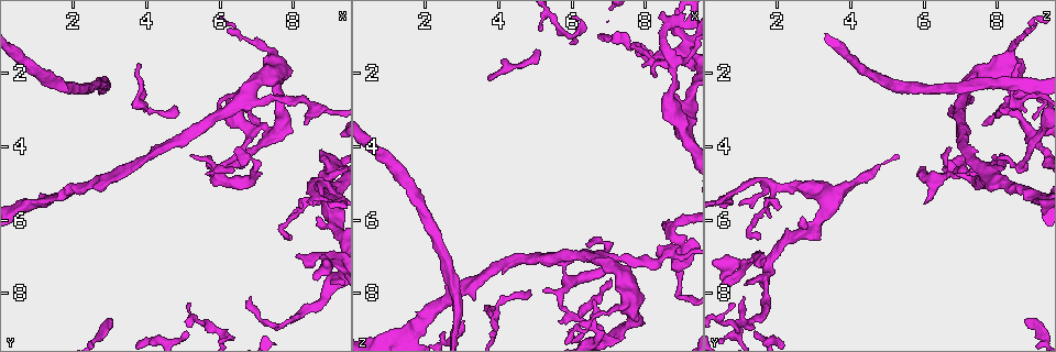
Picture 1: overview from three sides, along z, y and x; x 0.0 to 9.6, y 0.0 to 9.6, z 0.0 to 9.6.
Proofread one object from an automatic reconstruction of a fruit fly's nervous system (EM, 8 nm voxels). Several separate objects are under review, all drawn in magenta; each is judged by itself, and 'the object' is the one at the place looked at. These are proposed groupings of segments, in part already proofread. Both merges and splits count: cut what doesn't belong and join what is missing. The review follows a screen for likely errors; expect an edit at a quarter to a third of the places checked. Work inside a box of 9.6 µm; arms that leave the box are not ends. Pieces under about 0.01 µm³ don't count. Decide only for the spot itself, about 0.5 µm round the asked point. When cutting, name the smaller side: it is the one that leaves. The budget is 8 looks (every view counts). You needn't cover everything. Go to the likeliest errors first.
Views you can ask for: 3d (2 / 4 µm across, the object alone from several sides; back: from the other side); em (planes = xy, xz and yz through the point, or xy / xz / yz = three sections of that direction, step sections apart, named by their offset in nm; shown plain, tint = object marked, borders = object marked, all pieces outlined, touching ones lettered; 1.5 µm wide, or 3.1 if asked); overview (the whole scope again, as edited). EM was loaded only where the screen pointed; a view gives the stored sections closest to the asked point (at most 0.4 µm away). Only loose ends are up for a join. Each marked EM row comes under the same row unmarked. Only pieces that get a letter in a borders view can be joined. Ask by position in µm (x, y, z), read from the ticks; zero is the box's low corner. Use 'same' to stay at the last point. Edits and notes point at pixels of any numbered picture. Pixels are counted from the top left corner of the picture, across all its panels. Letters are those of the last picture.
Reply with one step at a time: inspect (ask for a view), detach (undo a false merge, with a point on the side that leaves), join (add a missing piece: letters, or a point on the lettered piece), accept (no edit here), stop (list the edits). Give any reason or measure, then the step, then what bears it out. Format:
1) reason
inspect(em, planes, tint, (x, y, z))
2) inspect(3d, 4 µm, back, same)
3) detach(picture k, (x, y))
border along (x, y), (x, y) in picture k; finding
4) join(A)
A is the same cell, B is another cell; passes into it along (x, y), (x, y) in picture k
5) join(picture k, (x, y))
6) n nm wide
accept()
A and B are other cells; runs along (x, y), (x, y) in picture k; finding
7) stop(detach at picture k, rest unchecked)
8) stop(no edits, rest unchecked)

tapers out
inspect(em, planes, tint, (6.85, 8.05, 1.05))

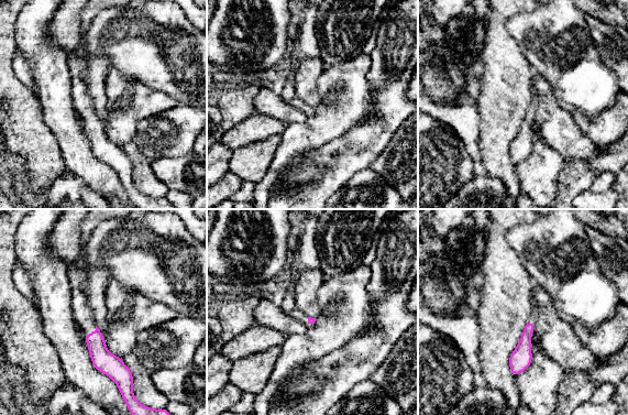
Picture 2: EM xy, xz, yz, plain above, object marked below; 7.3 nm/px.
what lies round it
inspect(em, planes, borders, same)

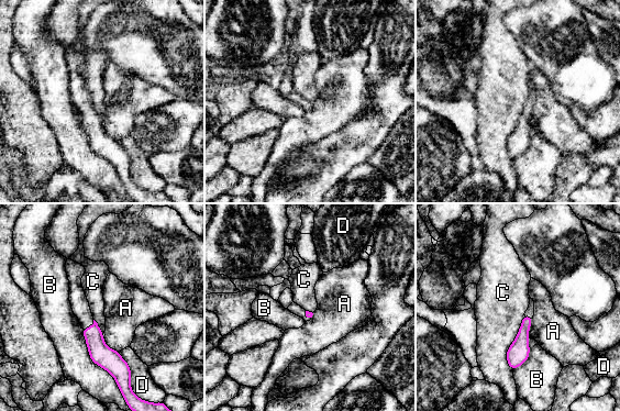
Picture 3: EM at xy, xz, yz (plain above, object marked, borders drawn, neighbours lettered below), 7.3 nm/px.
accept()
A, B, C and D are other cells; runs along (86, 331), (118, 366), (126, 368) in picture 3; none of them fits

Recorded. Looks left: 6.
arms part here
inspect(3d, 2 µm, (1.70, 5.20, 8.90))

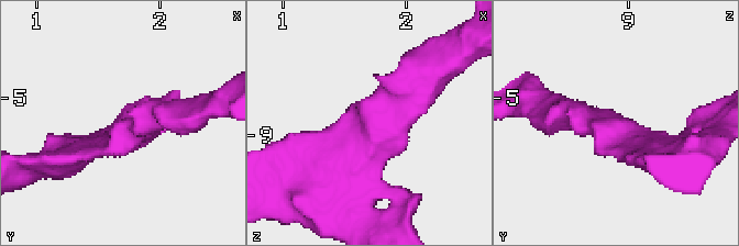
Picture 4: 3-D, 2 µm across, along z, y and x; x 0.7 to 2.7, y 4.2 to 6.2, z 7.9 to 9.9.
3 arms
inspect(em, xy, step 4, borders, (1.74, 5.26, 8.86))

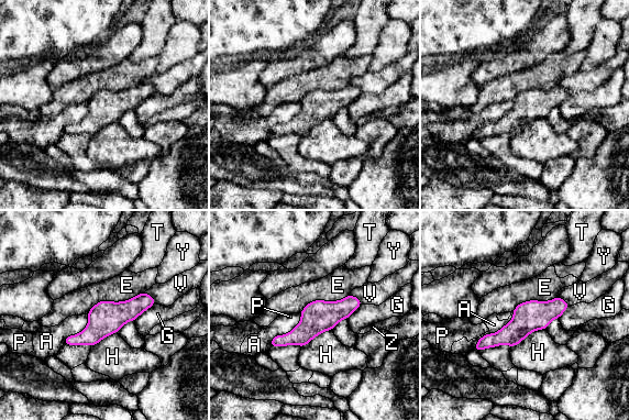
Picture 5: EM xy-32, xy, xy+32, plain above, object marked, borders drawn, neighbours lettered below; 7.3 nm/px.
220 nm wide
accept()
A, E, G, H, P, T, V, Y and Z are other cells; runs along (564, 305), (477, 346) in picture 5; all the same cell

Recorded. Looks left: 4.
abrupt turn
inspect(em, planes, borders, (3.80, 2.90, 8.50))

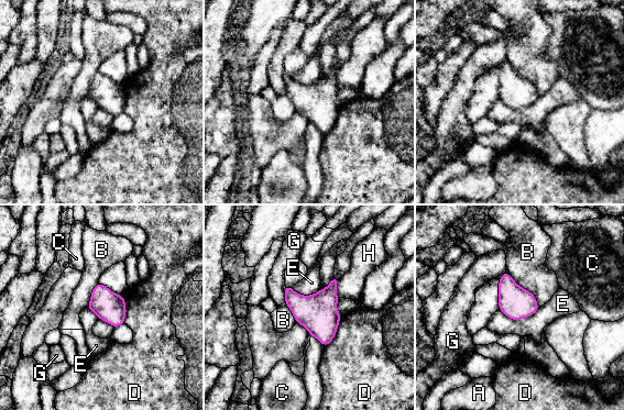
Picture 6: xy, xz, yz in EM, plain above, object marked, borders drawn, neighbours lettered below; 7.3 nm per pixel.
accept()
A, B, C, D, E, G and H are other cells; border along (539, 307), (521, 319), (499, 308) in picture 6; all the same cell

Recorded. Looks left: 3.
inspect(3d, 2 µm, (6.60, 2.85, 8.35))

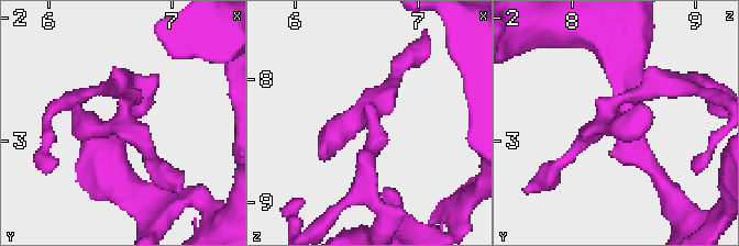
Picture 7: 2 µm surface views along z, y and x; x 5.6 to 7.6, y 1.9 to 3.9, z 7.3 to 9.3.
inspect(em, yz, step 8, tint, (6.60, 2.80, 8.28))

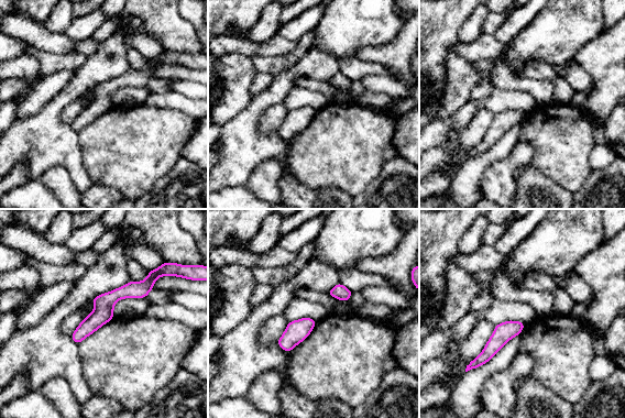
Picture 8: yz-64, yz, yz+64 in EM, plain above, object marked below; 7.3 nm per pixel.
inspect(em, planes, borders, same)

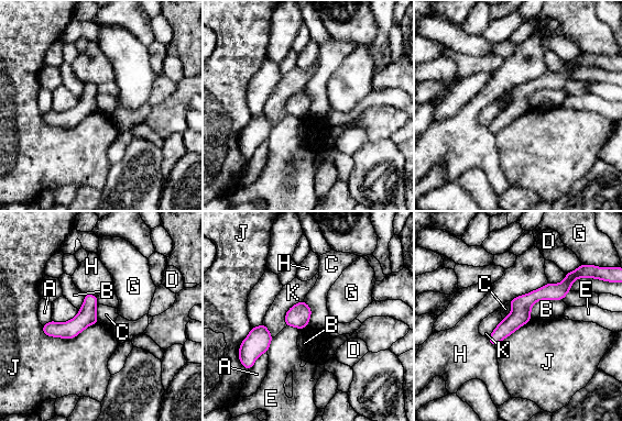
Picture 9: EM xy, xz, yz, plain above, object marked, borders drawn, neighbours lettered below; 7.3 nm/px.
accept()
A, B, C, D, E, G, H, J and K are other cells; runs along (571, 277), (557, 291), (536, 295), (491, 339) in picture 9; all the same cell

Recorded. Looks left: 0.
stop(no edits, rest unchecked)

